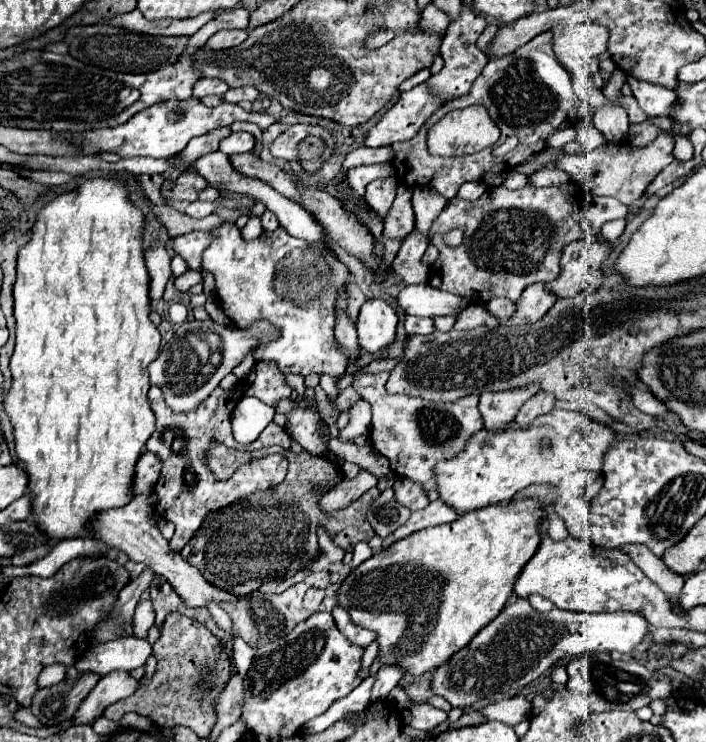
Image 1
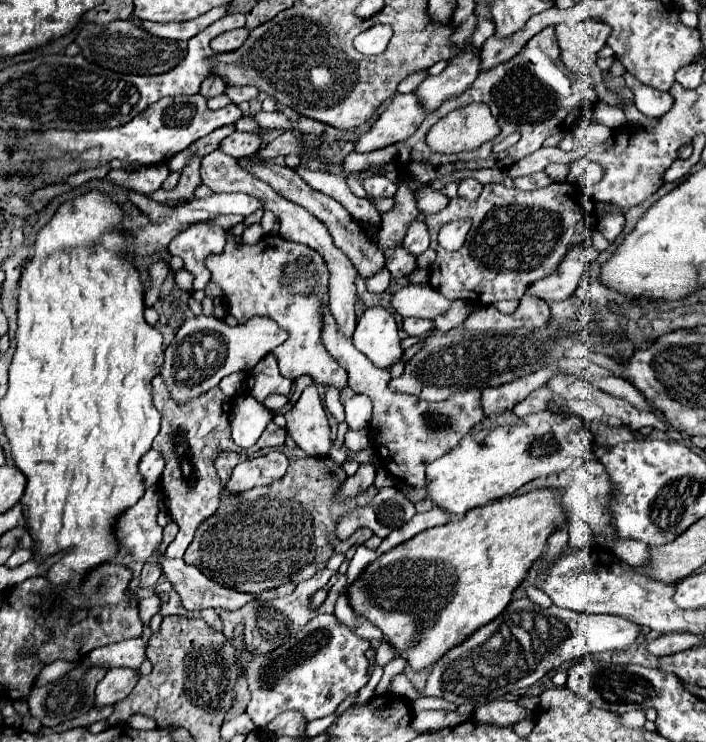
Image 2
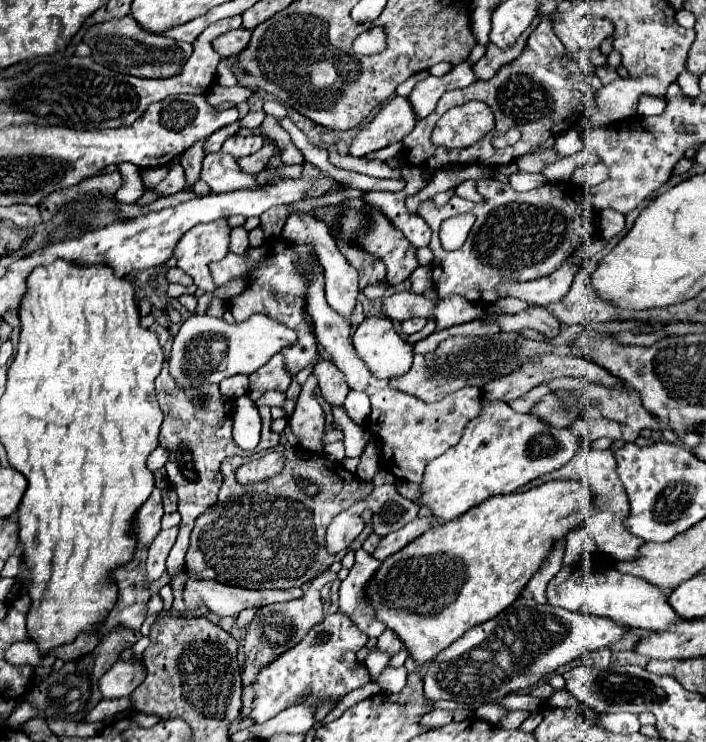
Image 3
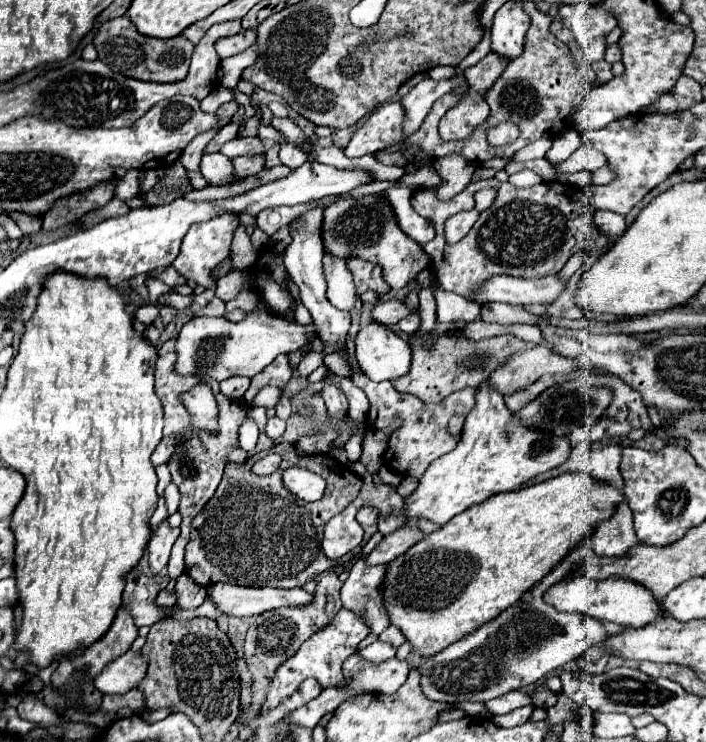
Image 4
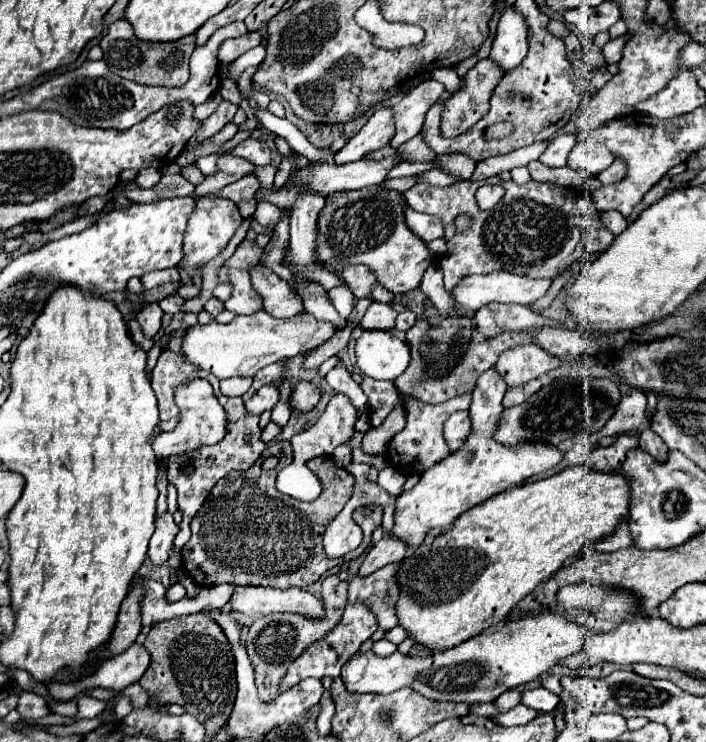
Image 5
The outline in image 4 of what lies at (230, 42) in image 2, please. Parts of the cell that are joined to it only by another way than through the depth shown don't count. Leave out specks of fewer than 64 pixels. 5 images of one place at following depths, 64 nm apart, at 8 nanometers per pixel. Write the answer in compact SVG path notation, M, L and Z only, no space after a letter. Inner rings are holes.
M244 30L242 34L236 34L236 36L228 36L228 38L222 38L216 42L216 52L218 56L224 60L224 58L230 58L230 56L236 56L240 52L244 52L246 48L254 46L256 44L256 30Z

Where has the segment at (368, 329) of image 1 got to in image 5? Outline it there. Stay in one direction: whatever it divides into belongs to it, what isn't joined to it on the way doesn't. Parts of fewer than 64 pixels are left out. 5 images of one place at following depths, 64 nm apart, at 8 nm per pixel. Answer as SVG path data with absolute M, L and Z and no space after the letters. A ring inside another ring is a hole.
M366 330L356 340L358 368L364 376L394 382L410 364L410 348L392 332Z

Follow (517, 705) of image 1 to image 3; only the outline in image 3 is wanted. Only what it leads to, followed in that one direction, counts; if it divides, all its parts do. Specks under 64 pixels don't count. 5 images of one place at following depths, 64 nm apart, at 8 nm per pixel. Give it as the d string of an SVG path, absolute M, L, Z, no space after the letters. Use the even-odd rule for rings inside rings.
M484 704L484 706L480 706L480 708L476 710L476 716L482 718L482 720L486 720L486 722L490 722L490 724L498 724L498 720L500 720L504 714L506 714L506 710L502 710L502 708L496 706L496 704Z

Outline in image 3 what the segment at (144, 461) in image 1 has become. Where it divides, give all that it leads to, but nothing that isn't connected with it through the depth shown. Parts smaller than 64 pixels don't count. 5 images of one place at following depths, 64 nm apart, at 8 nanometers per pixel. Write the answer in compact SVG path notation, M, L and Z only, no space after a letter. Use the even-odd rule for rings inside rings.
M156 448L150 456L148 456L148 468L152 472L156 472L158 468L162 468L166 464L166 458L168 458L168 450L166 448Z

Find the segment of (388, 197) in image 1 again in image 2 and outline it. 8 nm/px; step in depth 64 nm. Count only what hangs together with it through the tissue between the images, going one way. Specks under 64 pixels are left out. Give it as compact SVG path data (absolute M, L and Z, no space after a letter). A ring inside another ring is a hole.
M386 176L367 177L362 186L370 196L394 196L398 190L398 184L392 184L392 180Z

